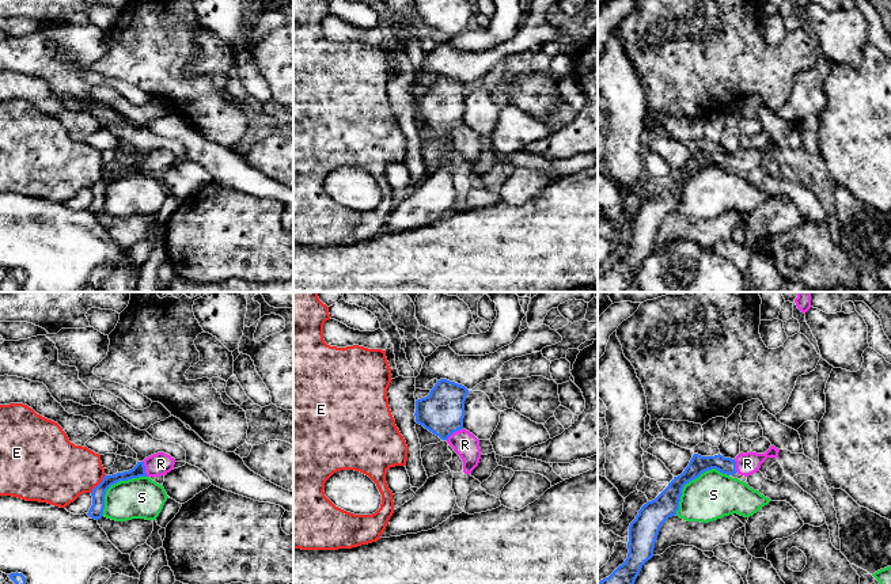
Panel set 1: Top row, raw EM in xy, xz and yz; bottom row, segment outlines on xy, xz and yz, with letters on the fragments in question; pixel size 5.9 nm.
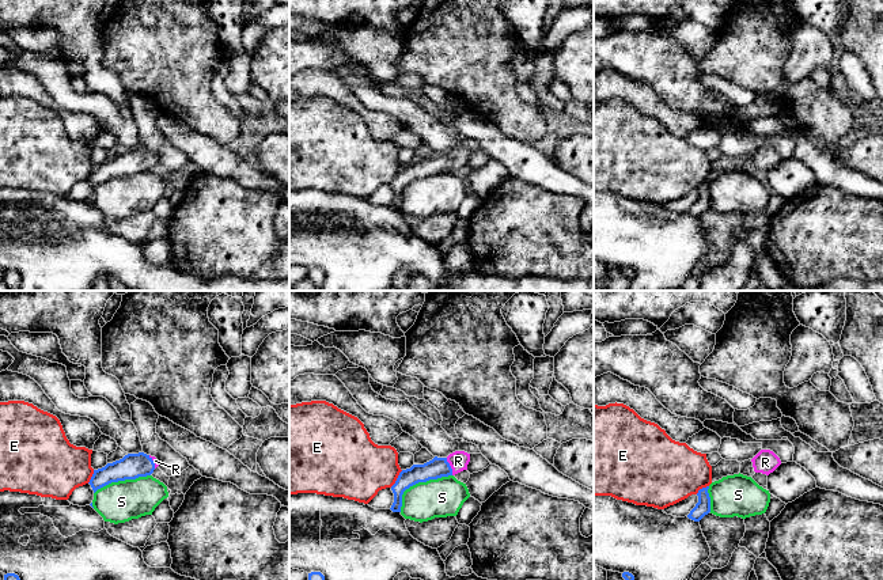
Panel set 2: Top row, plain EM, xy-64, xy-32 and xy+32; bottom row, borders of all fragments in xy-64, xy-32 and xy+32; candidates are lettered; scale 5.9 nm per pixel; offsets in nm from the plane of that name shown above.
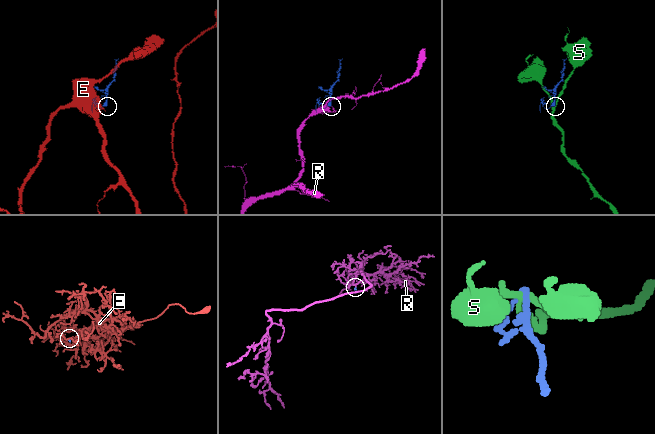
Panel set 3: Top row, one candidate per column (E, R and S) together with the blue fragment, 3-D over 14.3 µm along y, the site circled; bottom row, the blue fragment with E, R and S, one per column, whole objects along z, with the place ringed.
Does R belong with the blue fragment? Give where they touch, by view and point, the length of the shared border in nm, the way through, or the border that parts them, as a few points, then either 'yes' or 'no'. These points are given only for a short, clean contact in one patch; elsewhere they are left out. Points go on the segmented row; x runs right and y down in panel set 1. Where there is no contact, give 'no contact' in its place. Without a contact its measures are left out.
contact xz (454, 431); length 120 nm; way xz (442, 412), (447, 424), (454, 431), (465, 444); yes

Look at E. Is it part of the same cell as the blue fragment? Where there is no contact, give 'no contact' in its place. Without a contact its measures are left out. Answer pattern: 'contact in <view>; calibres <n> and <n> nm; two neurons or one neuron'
contact in xy; calibres 80 and 360 nm; two neurons

